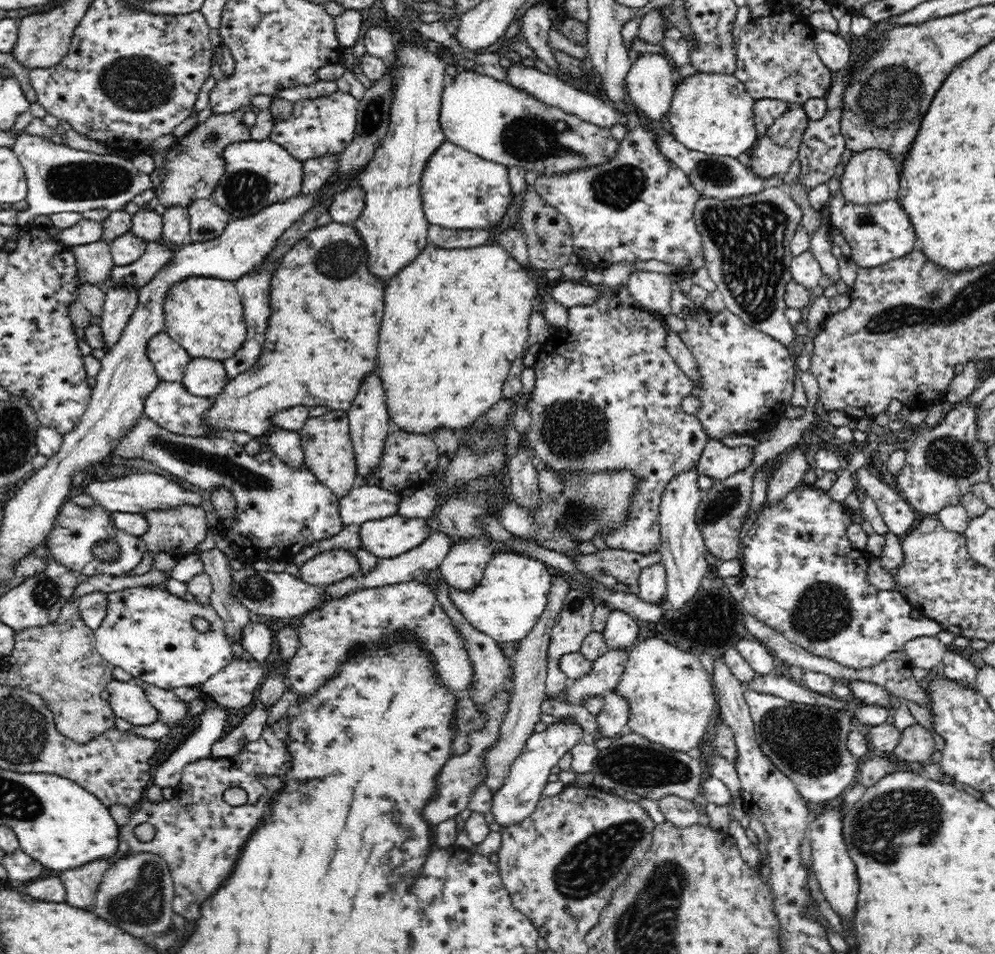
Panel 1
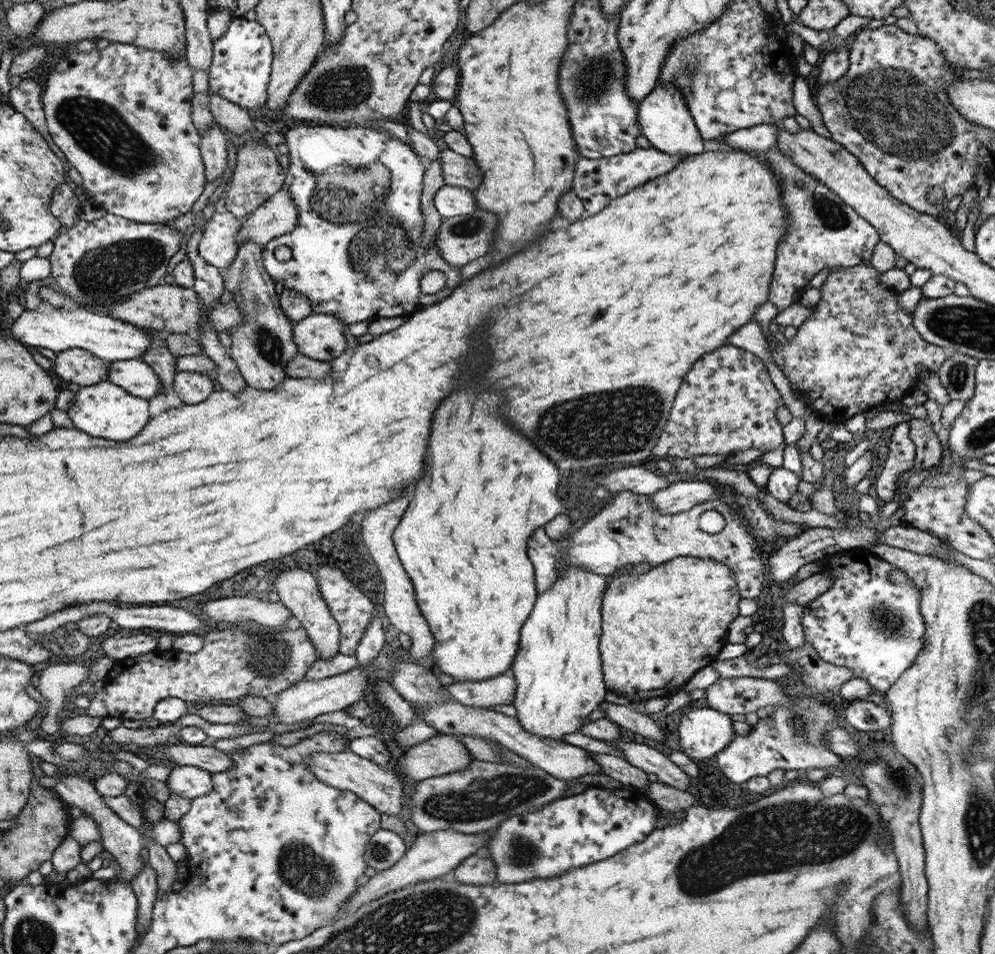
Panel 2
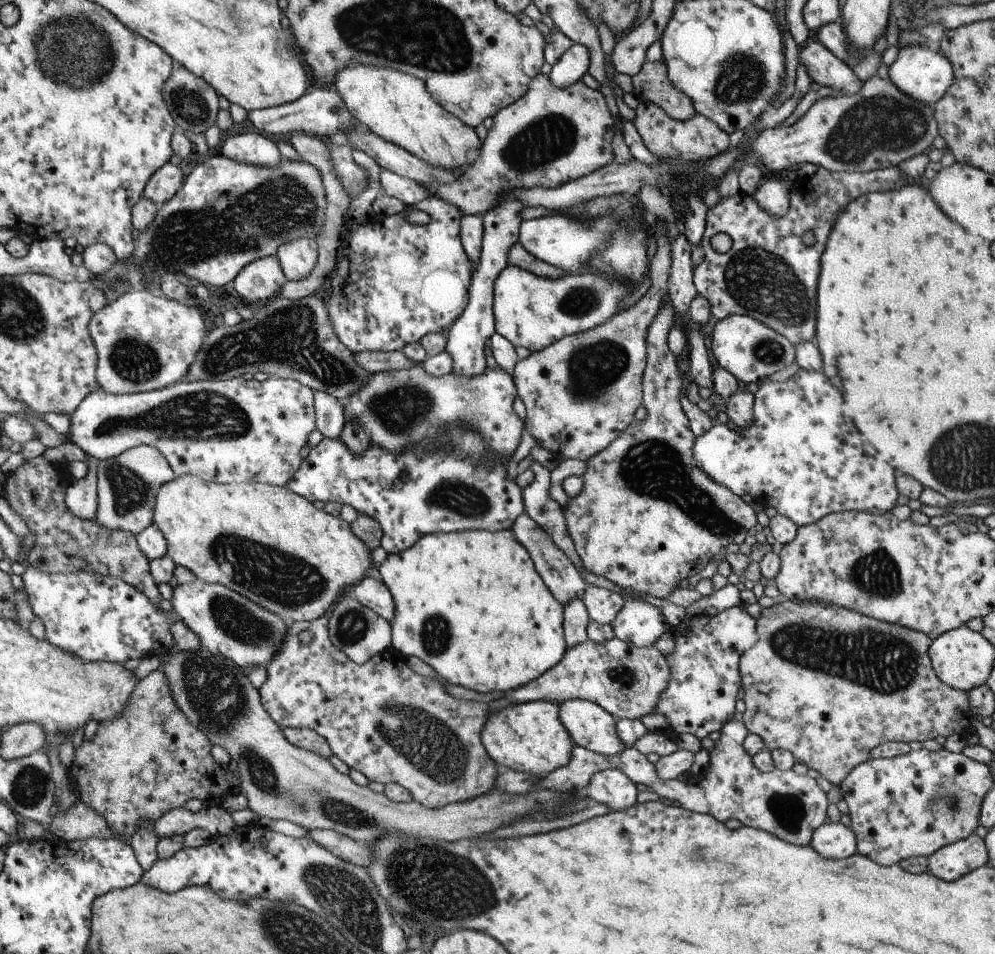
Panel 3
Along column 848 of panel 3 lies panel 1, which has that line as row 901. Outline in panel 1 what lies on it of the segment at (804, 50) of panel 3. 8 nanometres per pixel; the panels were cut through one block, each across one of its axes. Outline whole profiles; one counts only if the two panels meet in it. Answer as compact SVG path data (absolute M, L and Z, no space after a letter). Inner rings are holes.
M94 860L81 867L63 870L58 876L66 887L66 900L70 906L86 909L95 904L95 894L106 870L113 865L111 860Z

